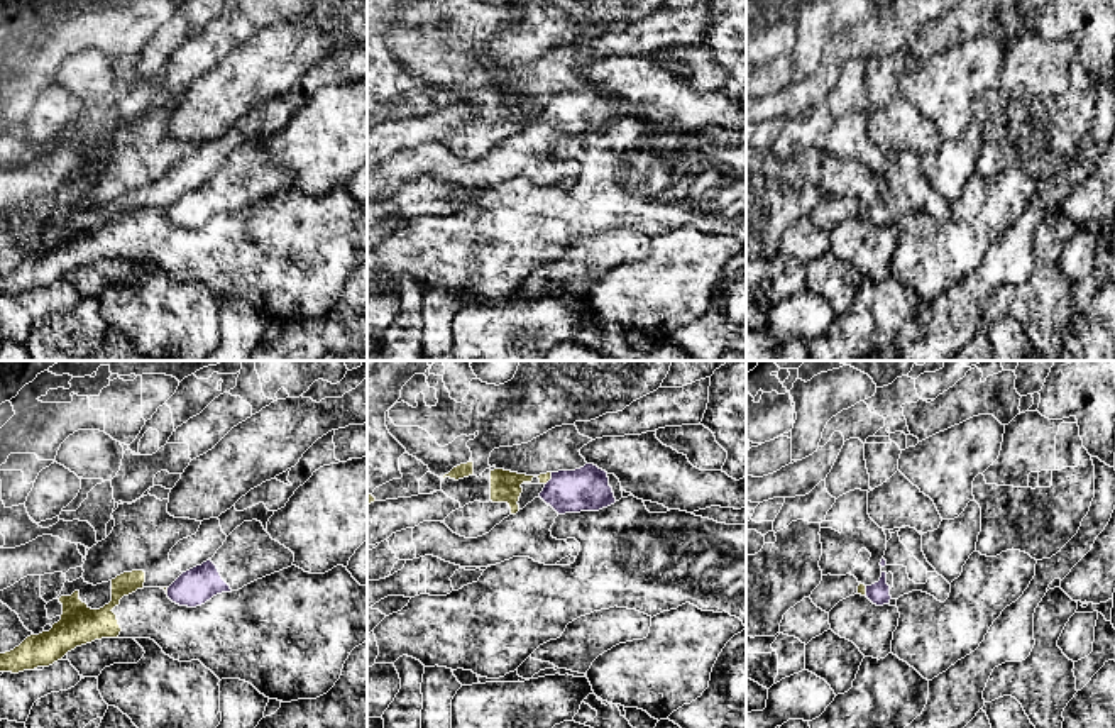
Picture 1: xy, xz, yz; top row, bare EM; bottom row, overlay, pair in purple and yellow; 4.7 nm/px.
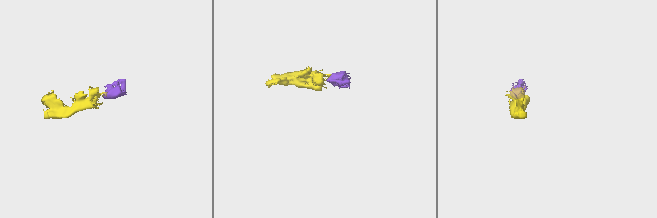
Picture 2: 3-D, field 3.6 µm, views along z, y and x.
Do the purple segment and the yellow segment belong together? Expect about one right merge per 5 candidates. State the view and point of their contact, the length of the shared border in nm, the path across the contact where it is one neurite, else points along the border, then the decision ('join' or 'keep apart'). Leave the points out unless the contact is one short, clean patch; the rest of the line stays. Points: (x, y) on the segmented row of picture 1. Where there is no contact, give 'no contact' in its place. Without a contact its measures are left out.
meets purple in xz at (550, 479); contact 70 nm long; border along xz (552, 473), (545, 485); keep apart

